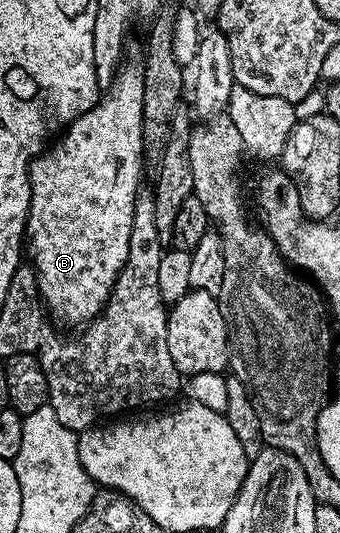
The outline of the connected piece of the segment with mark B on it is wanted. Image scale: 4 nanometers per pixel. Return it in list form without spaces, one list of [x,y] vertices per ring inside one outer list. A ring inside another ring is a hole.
[[[115,73],[114,78],[118,81],[118,89],[114,89],[114,97],[103,96],[97,103],[91,104],[84,115],[80,115],[73,123],[66,126],[61,136],[30,162],[30,209],[26,212],[24,237],[28,242],[28,257],[31,257],[29,260],[32,262],[35,275],[38,276],[38,294],[42,296],[42,303],[46,306],[47,314],[58,323],[61,321],[82,321],[81,323],[93,321],[106,305],[110,293],[114,290],[118,272],[126,266],[128,259],[130,236],[134,230],[134,203],[140,197],[138,183],[142,179],[142,165],[144,166],[142,151],[144,85],[138,85],[138,81],[130,81],[130,85],[122,85],[122,77],[117,73]]]

